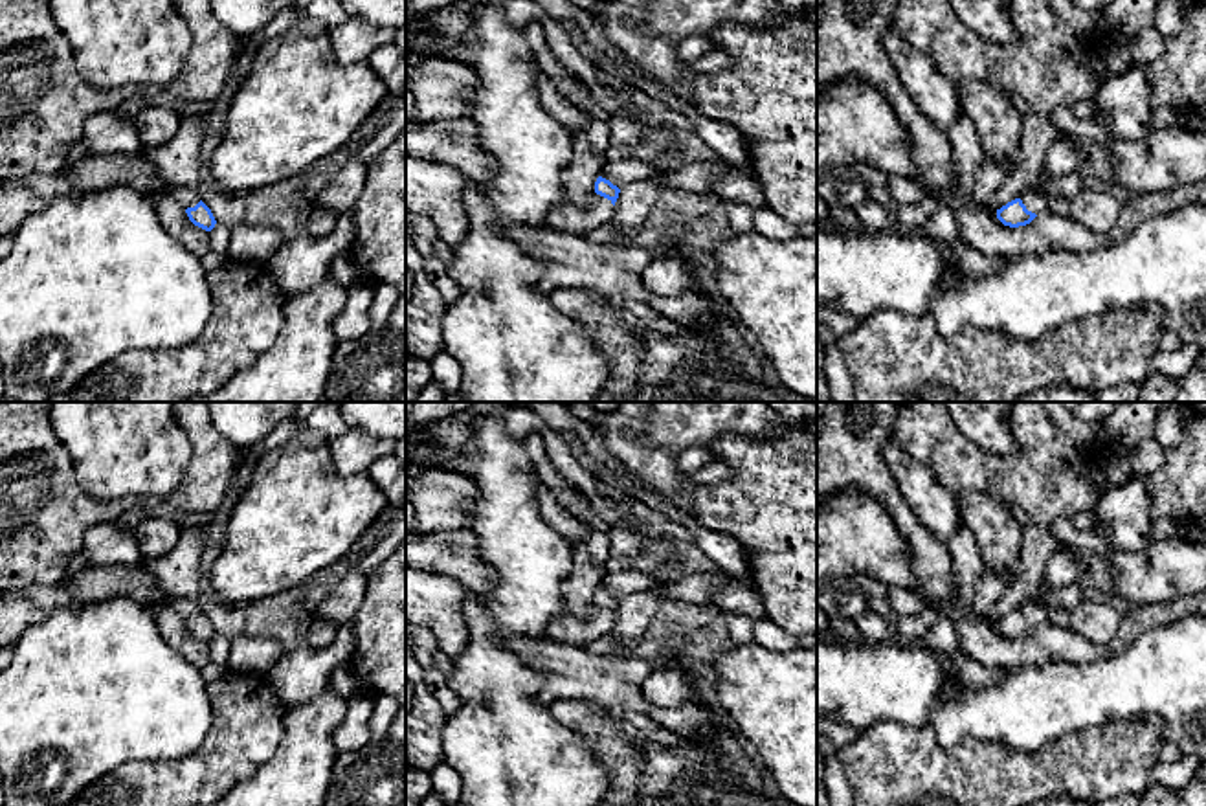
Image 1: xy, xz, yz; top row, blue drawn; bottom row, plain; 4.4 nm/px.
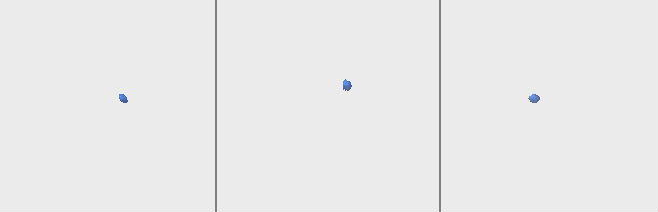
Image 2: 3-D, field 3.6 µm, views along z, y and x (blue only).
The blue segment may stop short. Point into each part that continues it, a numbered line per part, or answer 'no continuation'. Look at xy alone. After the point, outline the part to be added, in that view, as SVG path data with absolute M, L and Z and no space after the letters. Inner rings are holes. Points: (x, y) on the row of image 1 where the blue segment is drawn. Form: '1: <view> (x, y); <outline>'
1: xy (158, 188); M156 178L145 191L147 198L154 204L160 196L171 195L185 209L195 207L202 198L198 191L187 187L169 187L163 180Z

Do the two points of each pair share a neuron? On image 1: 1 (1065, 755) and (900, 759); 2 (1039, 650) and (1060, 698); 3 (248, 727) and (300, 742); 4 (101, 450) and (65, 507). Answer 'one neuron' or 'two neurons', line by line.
1: one neuron
2: two neurons
3: two neurons
4: two neurons

